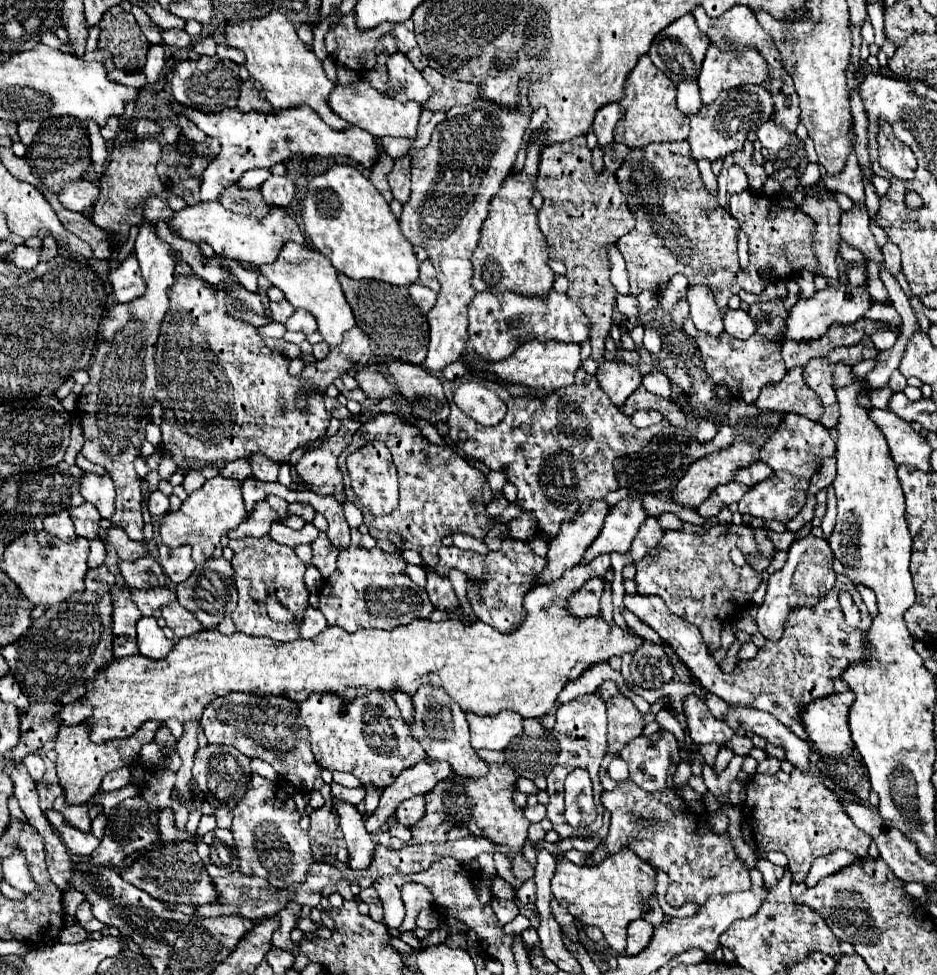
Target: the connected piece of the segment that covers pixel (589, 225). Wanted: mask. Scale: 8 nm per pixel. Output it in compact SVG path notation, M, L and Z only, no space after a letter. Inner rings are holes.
M584 135L566 143L548 143L542 147L536 191L544 197L538 219L540 229L548 239L550 257L566 265L566 277L570 281L566 295L590 317L592 359L602 365L606 361L604 339L610 333L614 301L618 297L616 287L610 283L608 247L634 229L634 215L626 205L614 173L606 169L602 173L594 171L592 151L588 149Z

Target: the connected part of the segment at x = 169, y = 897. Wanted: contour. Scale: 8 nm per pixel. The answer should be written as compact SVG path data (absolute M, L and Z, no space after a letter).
M172 841L156 847L142 857L138 857L126 871L122 879L130 881L134 887L146 891L150 897L164 903L186 903L186 905L206 905L216 901L212 877L206 873L194 845L190 841Z

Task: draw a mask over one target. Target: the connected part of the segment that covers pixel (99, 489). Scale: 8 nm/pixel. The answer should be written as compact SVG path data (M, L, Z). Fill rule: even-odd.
M86 473L80 483L80 493L88 503L94 503L100 517L114 515L114 483L110 475Z

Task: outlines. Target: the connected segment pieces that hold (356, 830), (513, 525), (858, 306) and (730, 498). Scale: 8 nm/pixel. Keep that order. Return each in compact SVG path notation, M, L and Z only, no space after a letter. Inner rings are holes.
M336 799L336 813L342 835L348 843L350 853L350 869L364 869L370 865L370 857L374 851L374 841L364 829L364 817L356 809L356 805Z
M522 511L517 518L510 522L510 536L528 541L534 534L537 528L537 521L535 516L530 512Z
M840 285L840 287L826 287L822 291L818 291L814 297L810 299L800 299L792 311L788 313L786 319L786 339L796 339L796 341L806 341L806 339L818 339L822 337L822 333L826 333L826 329L834 323L838 325L846 325L846 323L854 323L858 319L864 317L864 313L872 307L872 297L868 291L868 285Z
M730 481L730 483L726 483L726 485L718 485L714 491L716 491L716 495L718 495L726 505L730 505L730 503L740 501L740 497L748 491L748 487L742 485L742 483Z

